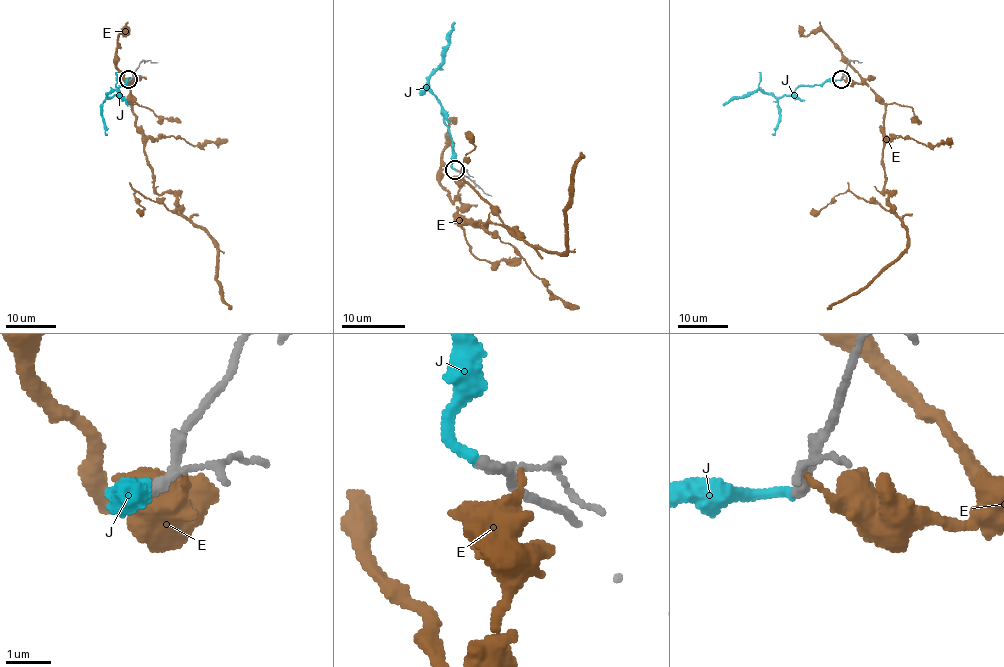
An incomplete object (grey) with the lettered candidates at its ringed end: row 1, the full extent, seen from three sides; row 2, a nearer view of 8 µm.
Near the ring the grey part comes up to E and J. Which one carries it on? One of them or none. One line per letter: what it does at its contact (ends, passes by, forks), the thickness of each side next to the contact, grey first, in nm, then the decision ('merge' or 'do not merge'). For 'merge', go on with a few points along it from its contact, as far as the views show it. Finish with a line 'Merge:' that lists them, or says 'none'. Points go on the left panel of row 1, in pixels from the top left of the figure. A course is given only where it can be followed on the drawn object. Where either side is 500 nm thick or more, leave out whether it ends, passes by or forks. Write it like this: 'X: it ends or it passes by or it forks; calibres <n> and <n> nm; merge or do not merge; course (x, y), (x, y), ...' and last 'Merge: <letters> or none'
E: it ends; calibres 260 and 140 nm; do not merge
J: it ends; calibres 200 and 240 nm; merge; course (128, 80), (125, 85), (119, 86), (117, 95), (108, 94), (115, 90), (127, 104)
Merge: J

